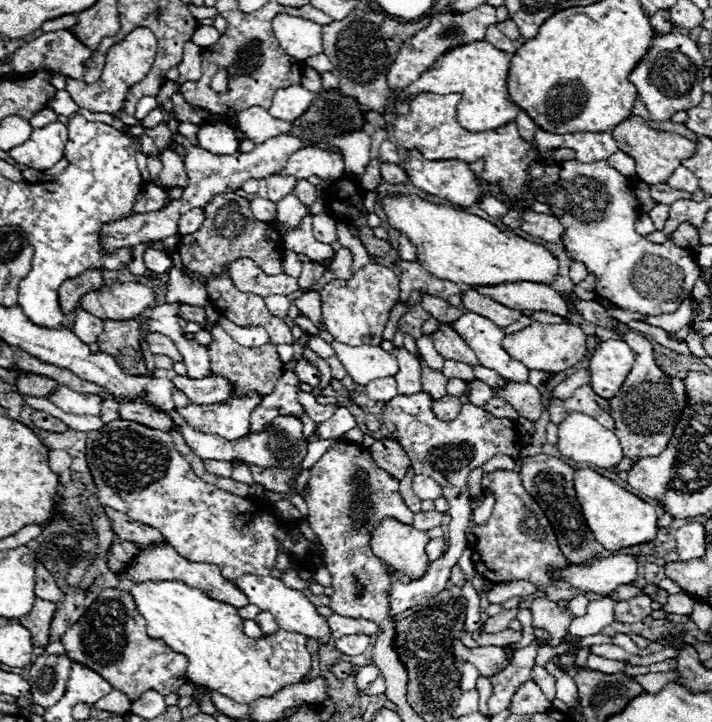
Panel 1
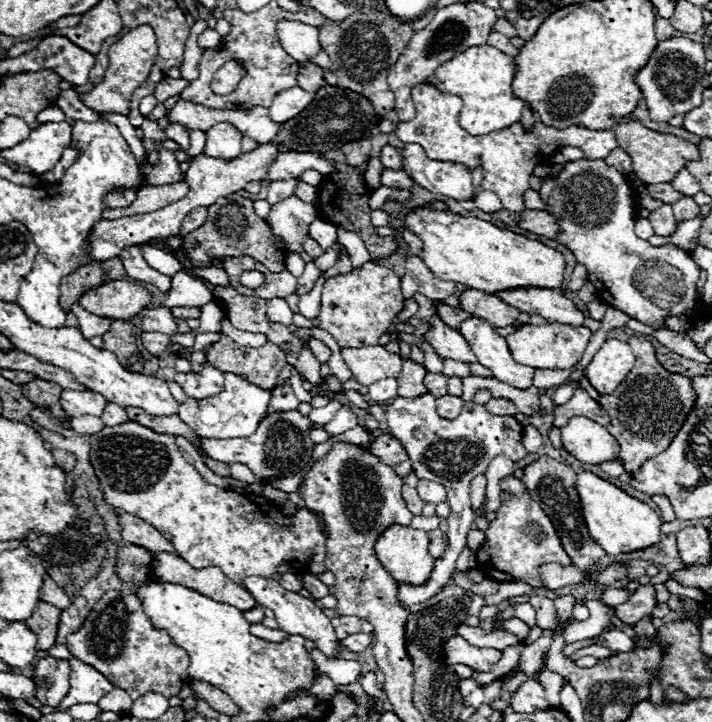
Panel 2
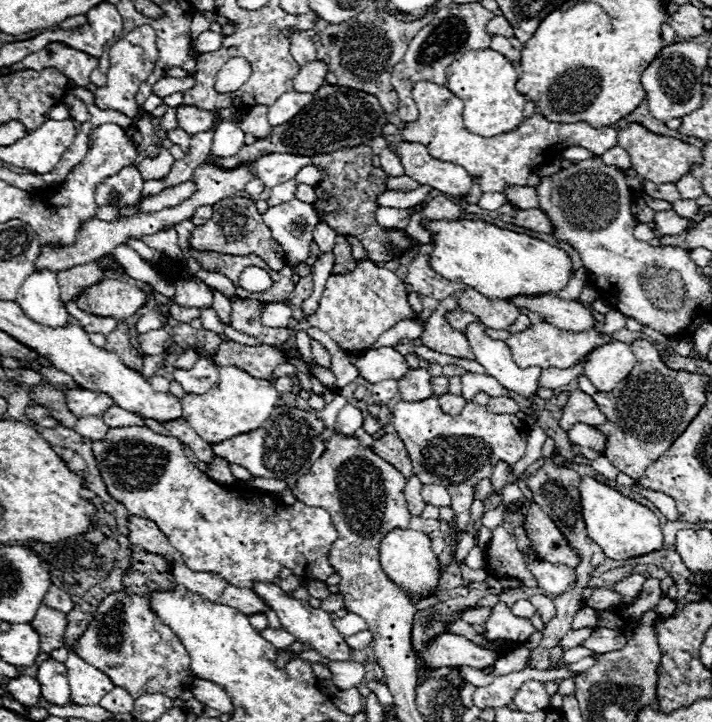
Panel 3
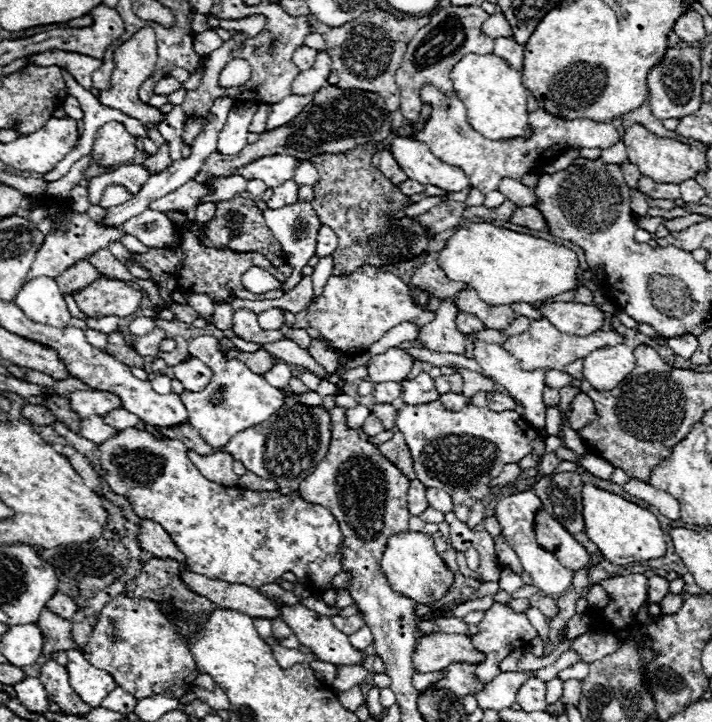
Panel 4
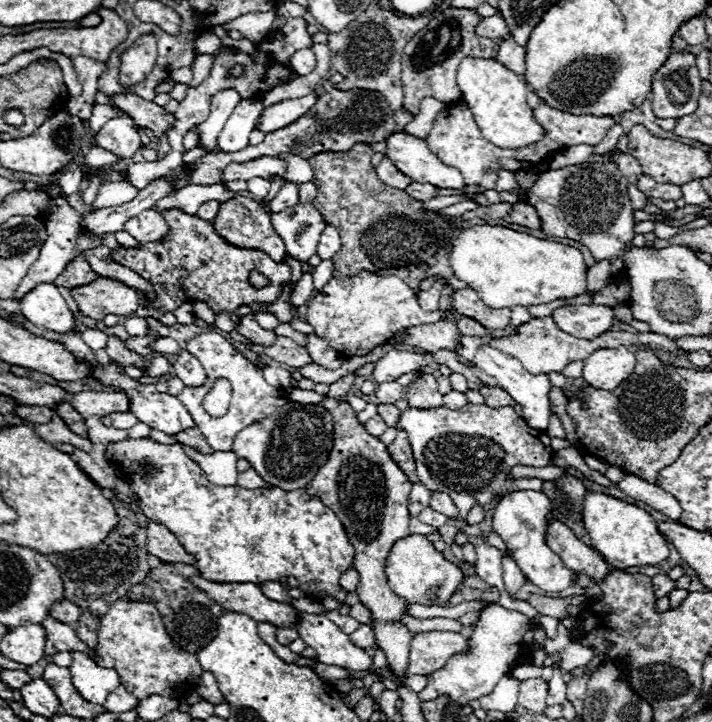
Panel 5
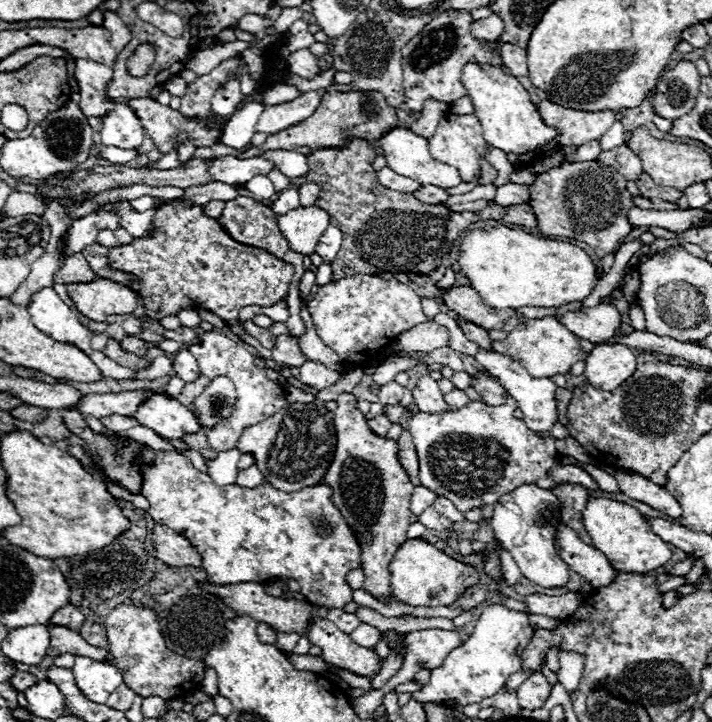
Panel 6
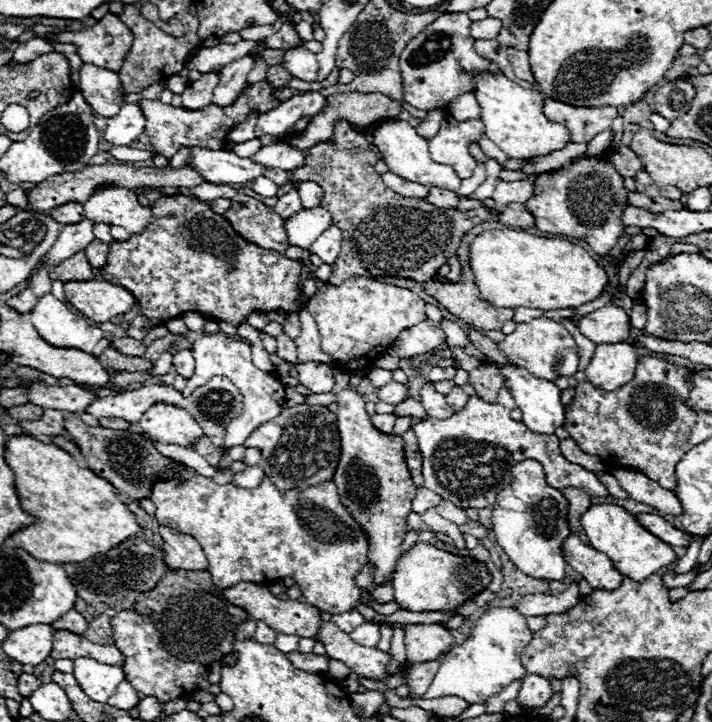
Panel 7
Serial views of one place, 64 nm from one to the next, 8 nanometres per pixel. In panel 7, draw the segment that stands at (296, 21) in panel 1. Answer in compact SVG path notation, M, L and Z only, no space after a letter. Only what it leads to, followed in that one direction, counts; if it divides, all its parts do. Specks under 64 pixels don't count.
M292 48L286 50L282 66L296 78L304 80L304 82L314 82L316 74L318 74L318 62L316 62L316 54L304 50L304 48Z

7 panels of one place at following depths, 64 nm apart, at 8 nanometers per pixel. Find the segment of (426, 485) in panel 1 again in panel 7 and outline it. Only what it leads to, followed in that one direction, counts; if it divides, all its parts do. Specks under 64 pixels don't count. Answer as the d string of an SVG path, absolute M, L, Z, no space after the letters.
M442 500L442 502L436 506L436 510L438 510L440 516L444 516L446 520L450 520L450 522L454 522L454 524L458 524L458 526L470 522L470 518L466 516L466 512L464 512L462 508L454 506L454 504L448 502L448 500Z

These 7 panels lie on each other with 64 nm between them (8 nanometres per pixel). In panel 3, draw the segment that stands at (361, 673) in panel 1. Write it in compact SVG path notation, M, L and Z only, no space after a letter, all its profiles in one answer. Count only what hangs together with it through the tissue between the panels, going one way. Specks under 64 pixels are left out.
M368 682L368 688L372 690L372 692L376 692L376 696L378 696L378 700L384 704L384 706L390 706L392 704L392 694L390 694L390 690L384 686L384 684L378 684L378 682Z

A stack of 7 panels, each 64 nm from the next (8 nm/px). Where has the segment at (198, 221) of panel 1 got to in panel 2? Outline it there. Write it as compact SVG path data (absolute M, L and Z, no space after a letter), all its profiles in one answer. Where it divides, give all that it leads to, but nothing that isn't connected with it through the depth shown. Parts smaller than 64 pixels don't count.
M196 208L194 212L190 212L186 216L186 220L182 222L182 228L180 228L180 236L186 236L188 232L200 228L204 222L208 220L208 208Z

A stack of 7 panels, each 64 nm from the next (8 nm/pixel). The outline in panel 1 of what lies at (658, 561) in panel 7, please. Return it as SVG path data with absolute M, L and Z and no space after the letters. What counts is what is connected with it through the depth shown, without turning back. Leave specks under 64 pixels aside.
M582 468L582 470L576 470L574 490L576 490L578 502L582 506L582 514L586 518L586 524L592 528L596 540L606 550L616 552L620 548L628 548L628 546L646 544L646 542L656 540L656 536L658 536L656 510L650 504L646 504L644 500L626 492L616 482L600 476L598 472L594 472L590 468Z

